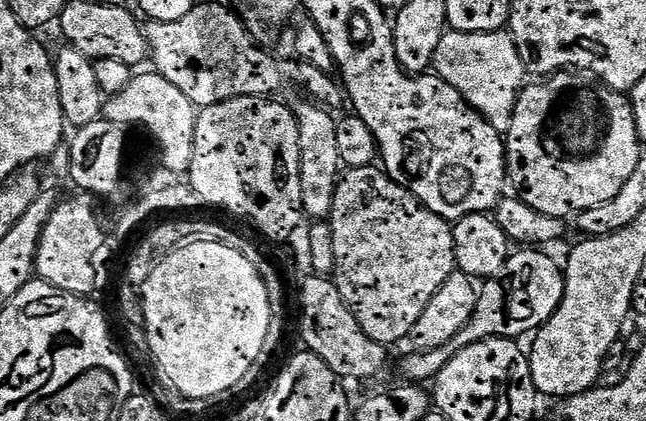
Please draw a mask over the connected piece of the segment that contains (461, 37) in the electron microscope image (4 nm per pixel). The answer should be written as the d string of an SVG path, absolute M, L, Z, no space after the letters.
M449 31L440 43L438 74L464 95L464 101L488 120L497 132L507 133L524 84L524 60L507 31L470 34Z

